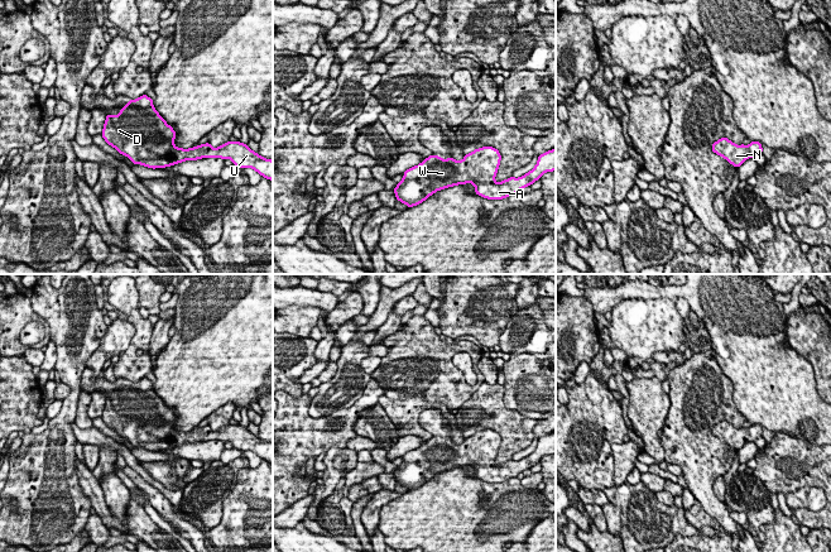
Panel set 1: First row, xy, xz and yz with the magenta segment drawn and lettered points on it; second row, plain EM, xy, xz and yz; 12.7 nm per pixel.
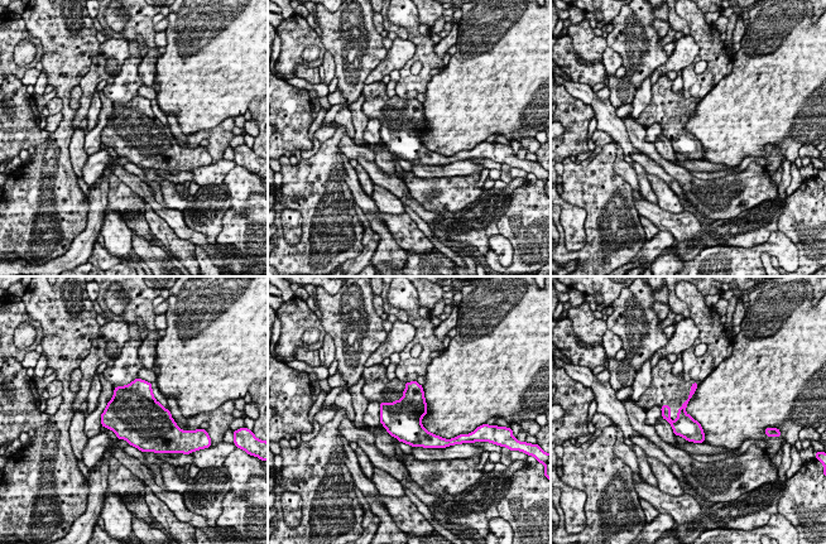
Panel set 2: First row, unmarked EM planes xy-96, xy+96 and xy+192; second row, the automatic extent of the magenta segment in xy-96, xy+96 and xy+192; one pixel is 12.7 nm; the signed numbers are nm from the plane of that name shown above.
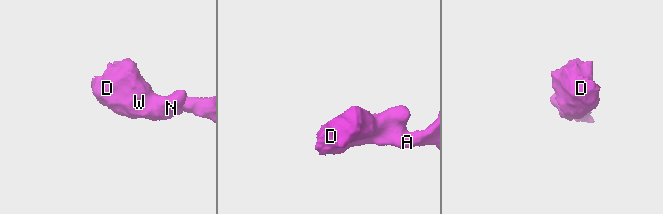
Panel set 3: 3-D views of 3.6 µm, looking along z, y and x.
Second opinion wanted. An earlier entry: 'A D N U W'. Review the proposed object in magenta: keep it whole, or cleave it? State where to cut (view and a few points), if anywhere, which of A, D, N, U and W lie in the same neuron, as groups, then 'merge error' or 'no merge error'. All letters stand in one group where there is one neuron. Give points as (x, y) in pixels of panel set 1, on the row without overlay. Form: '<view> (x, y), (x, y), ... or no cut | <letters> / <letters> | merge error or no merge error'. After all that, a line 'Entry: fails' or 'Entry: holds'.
no cut | A D N U W | no merge error
Entry: holds

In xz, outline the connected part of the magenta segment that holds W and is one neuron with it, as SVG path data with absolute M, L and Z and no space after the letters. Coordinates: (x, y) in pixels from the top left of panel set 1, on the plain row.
M493 429L475 432L470 437L466 437L460 445L455 443L452 440L442 442L439 438L431 437L421 447L407 452L403 456L403 462L393 474L397 484L403 485L408 490L422 486L439 472L465 466L472 466L475 469L475 476L484 481L503 483L511 477L517 477L518 474L533 467L537 462L541 462L543 456L556 453L556 432L541 437L535 450L527 457L519 461L510 460L496 466L495 459L499 452L500 443L501 438L499 433Z

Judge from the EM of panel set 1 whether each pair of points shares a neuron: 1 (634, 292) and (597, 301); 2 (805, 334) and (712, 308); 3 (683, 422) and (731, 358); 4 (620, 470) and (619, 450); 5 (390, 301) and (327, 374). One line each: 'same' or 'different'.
1: same
2: different
3: different
4: same
5: different

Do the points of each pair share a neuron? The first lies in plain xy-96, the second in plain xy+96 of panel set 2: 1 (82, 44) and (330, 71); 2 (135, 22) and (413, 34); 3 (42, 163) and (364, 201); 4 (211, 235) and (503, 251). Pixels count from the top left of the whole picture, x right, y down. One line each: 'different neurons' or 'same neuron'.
1: different neurons
2: different neurons
3: different neurons
4: different neurons

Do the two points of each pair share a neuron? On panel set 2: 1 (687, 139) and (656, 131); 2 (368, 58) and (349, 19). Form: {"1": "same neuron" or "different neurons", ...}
{"1": "different neurons", "2": "same neuron"}

